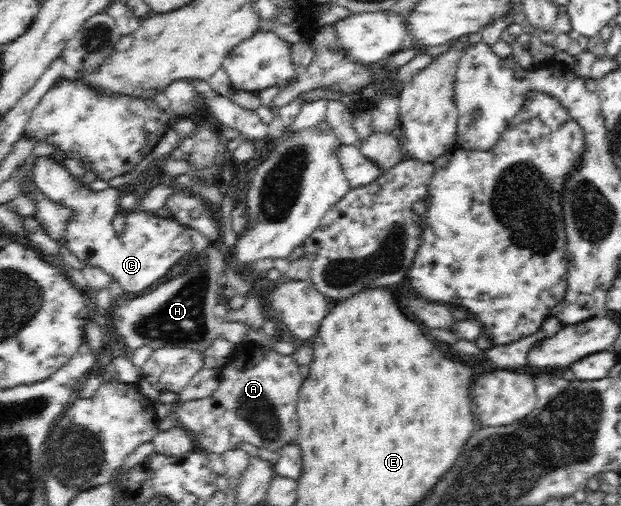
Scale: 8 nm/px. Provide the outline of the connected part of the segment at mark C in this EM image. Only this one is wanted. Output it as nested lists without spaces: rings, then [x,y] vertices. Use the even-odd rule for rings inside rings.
[[[48,156],[42,157],[38,158],[34,164],[33,183],[54,204],[63,206],[71,212],[65,220],[67,247],[83,264],[102,268],[120,284],[124,292],[137,293],[158,284],[172,266],[190,254],[194,244],[187,233],[186,225],[175,218],[163,218],[155,216],[152,212],[134,208],[133,212],[124,213],[126,226],[122,226],[122,230],[114,230],[112,221],[115,215],[120,213],[118,190],[106,187],[104,192],[96,192],[88,187],[88,183],[78,182],[76,174],[72,166],[65,161],[58,163]]]

